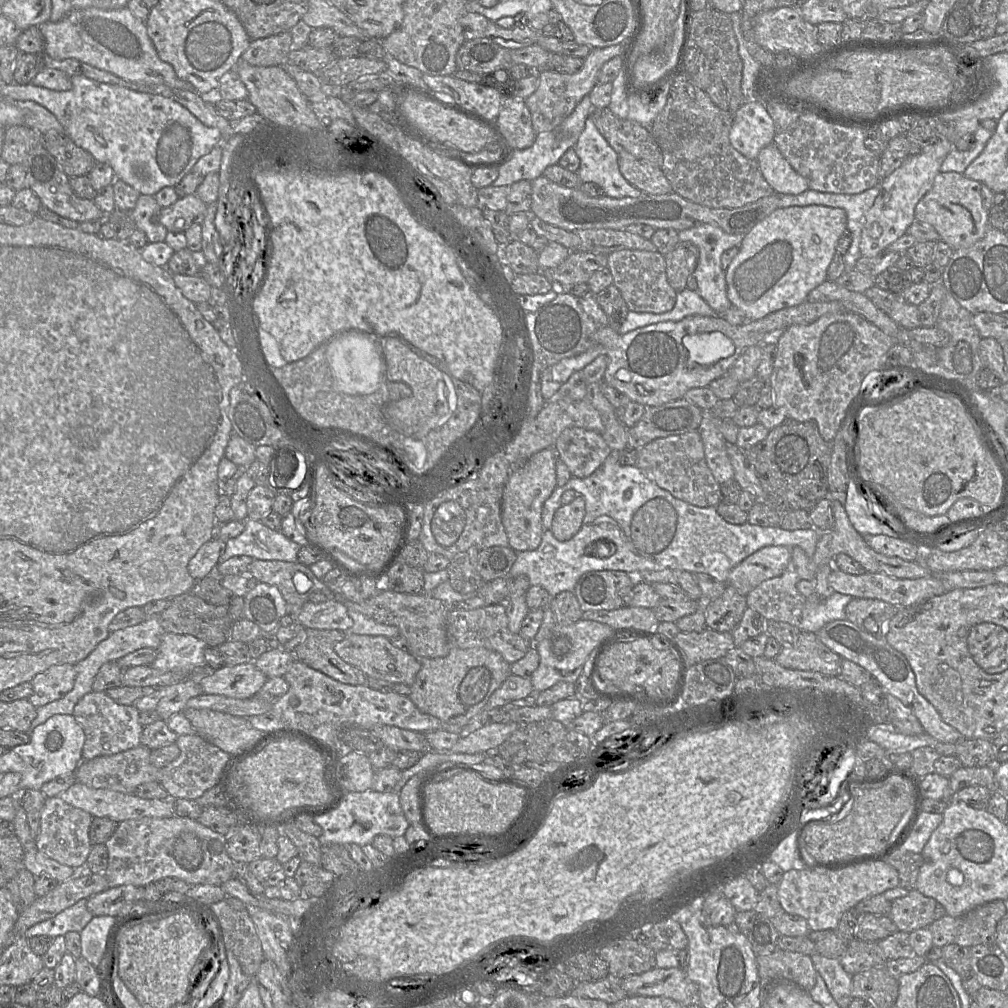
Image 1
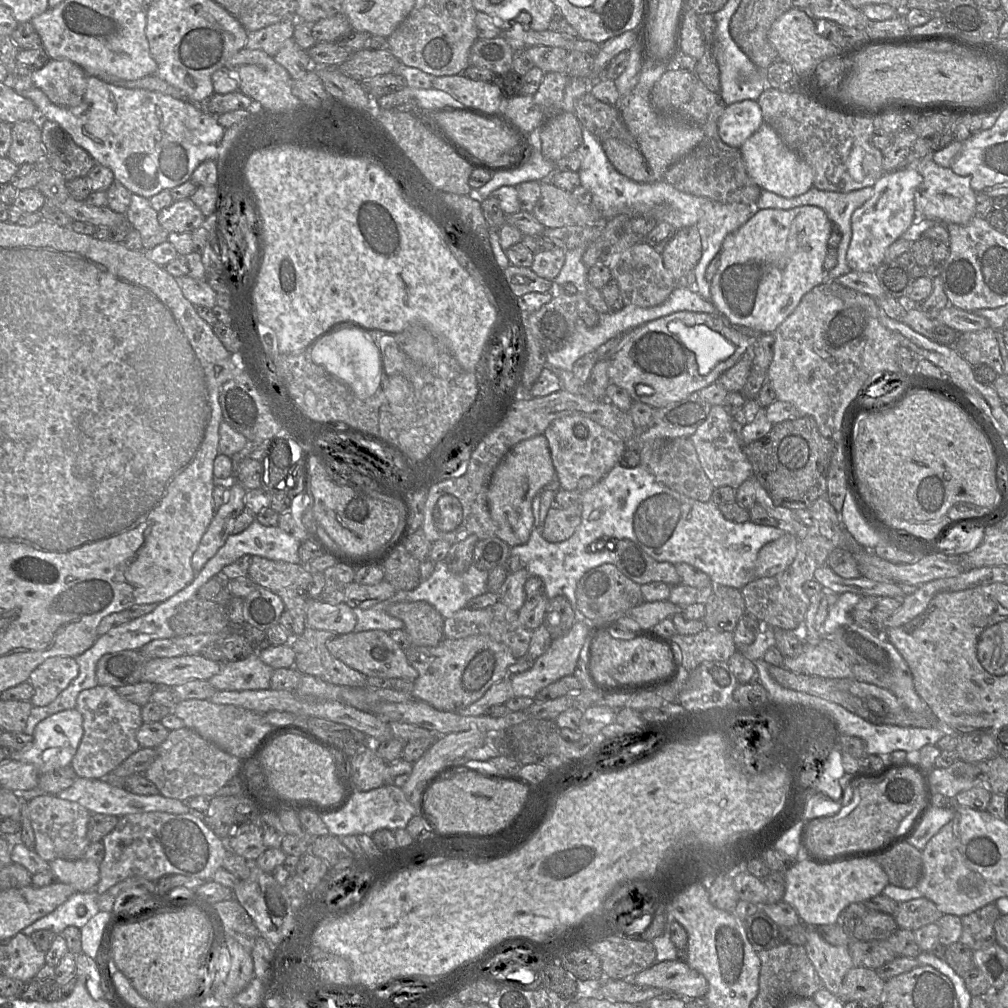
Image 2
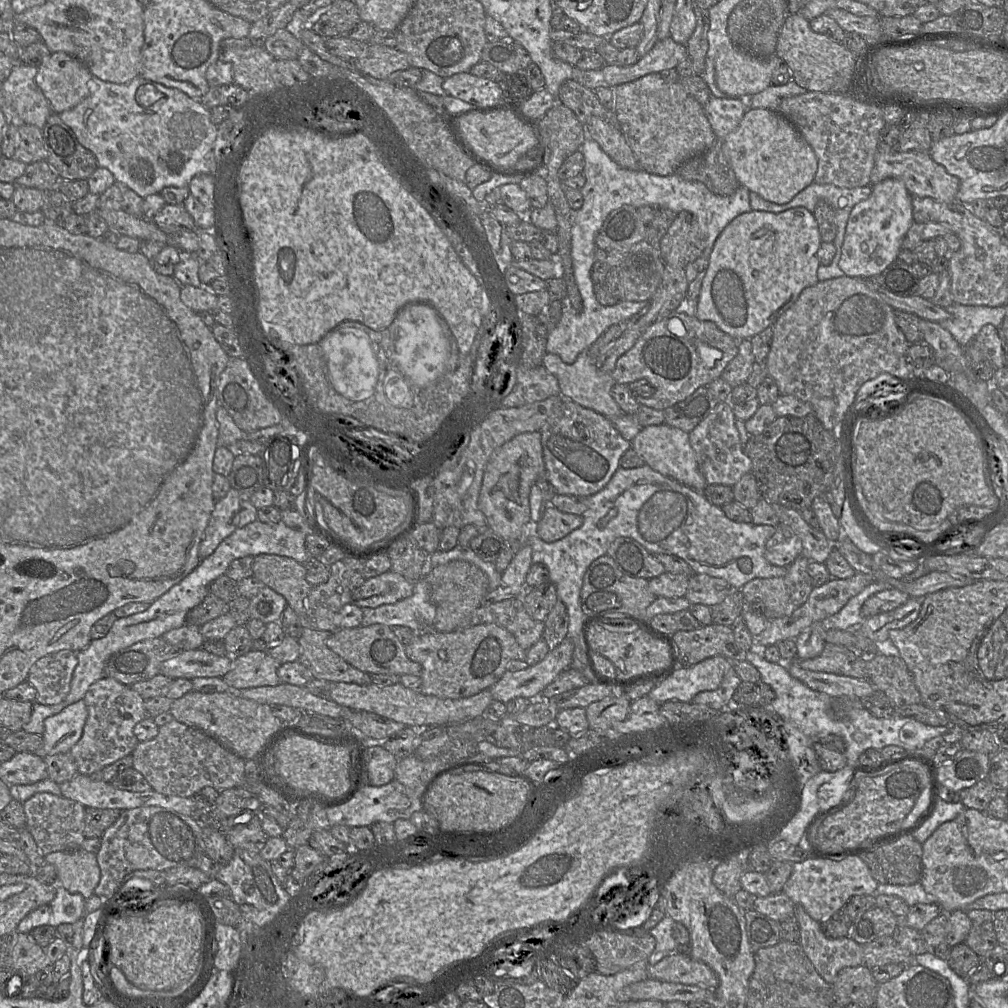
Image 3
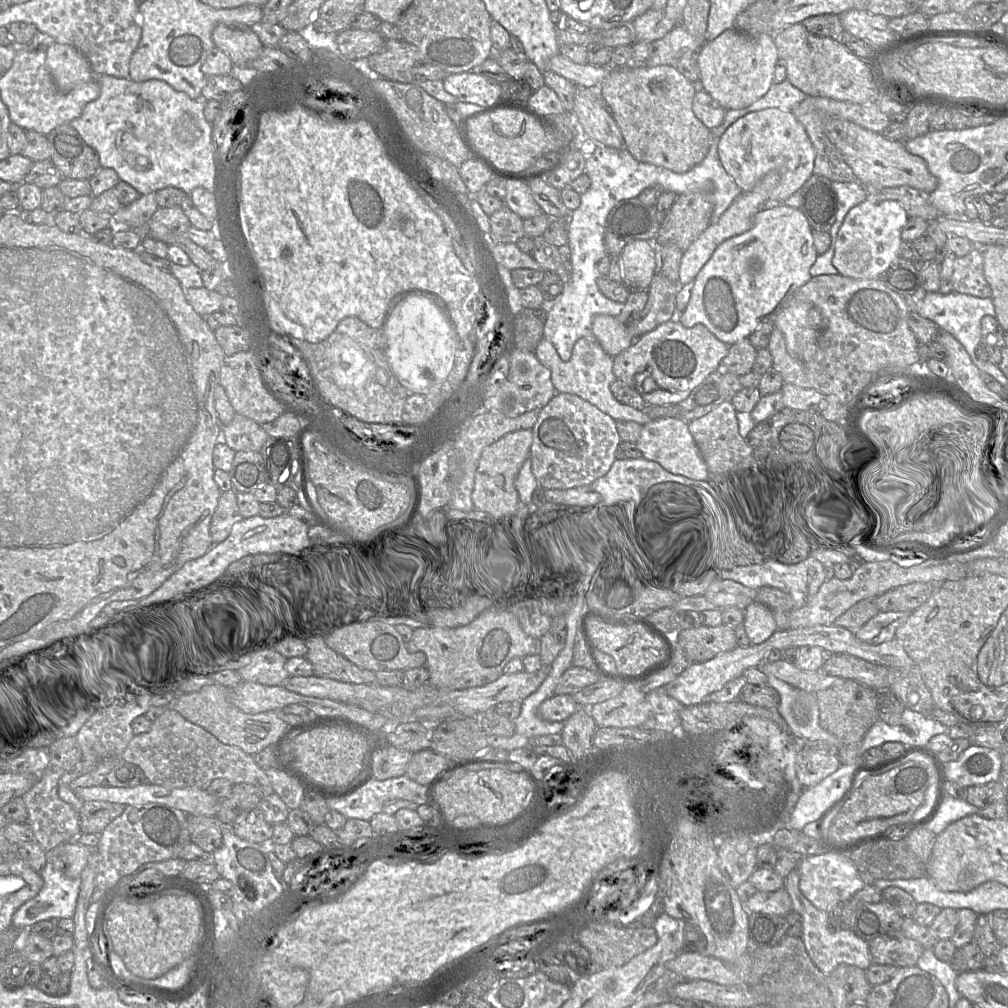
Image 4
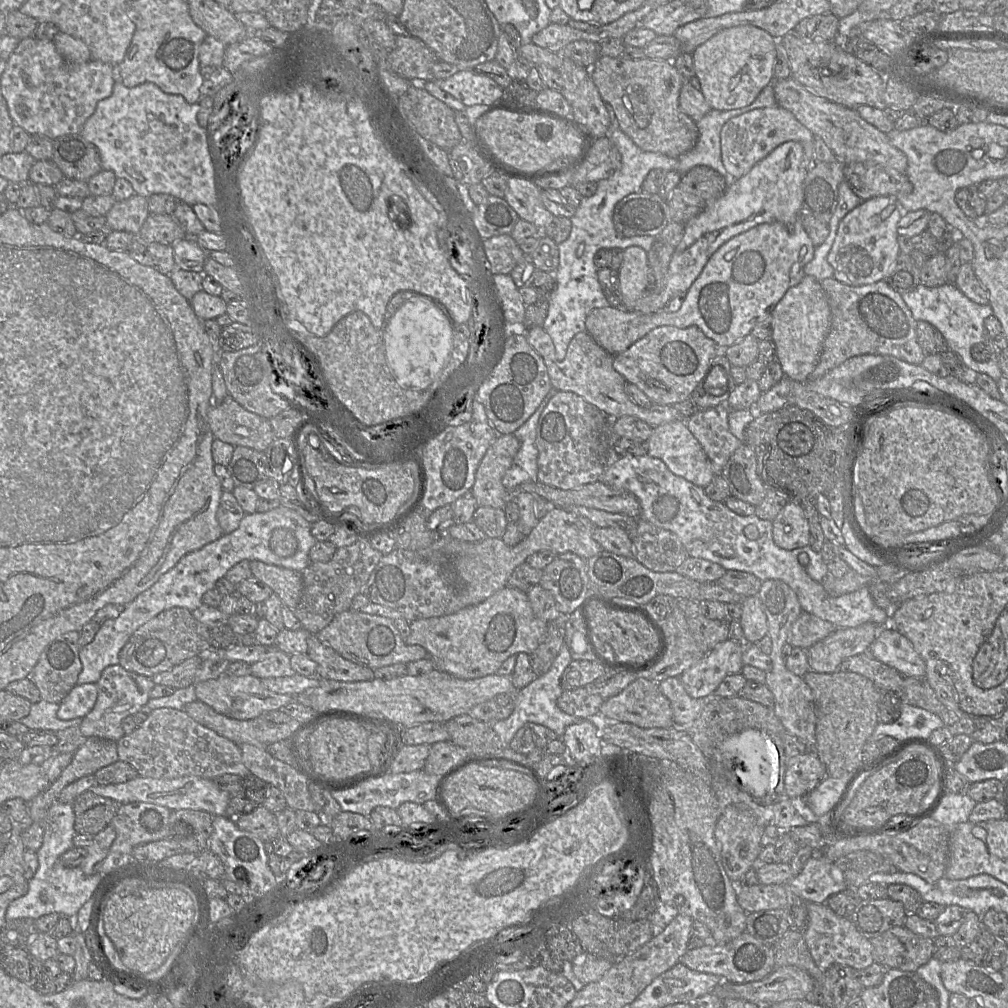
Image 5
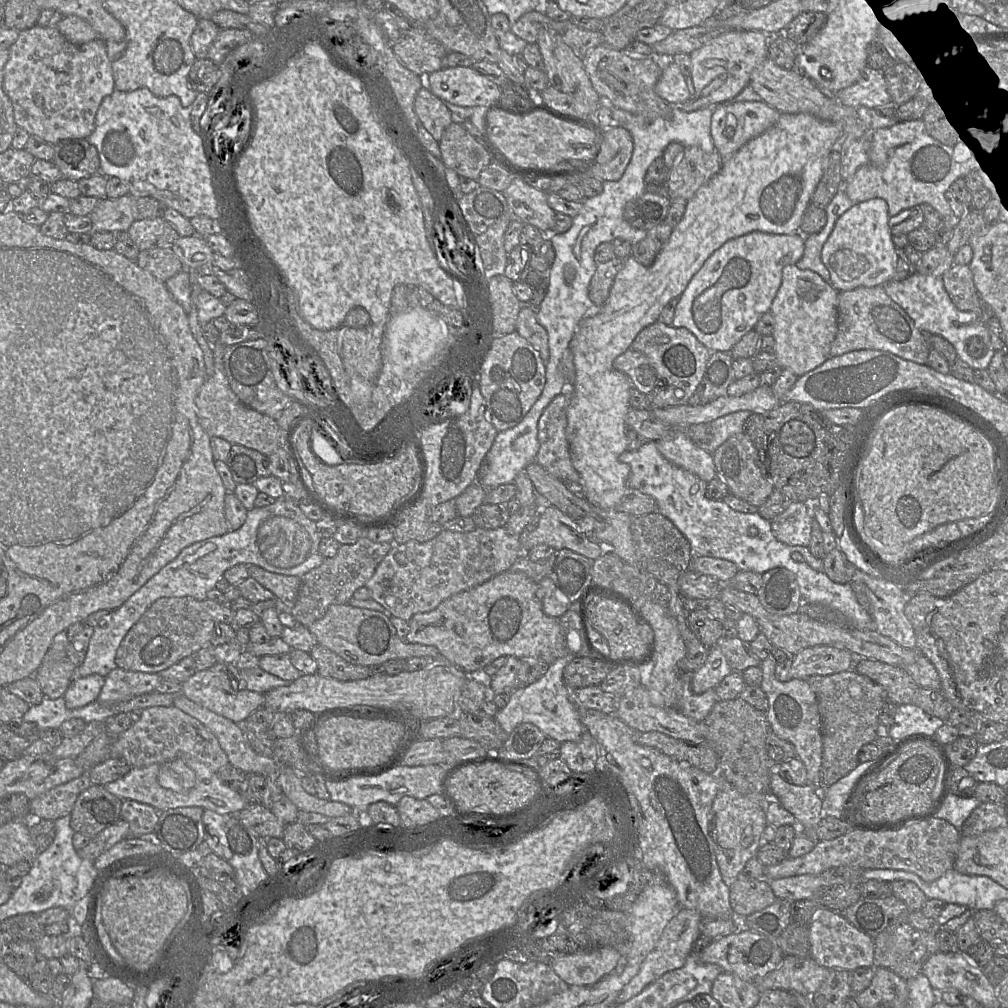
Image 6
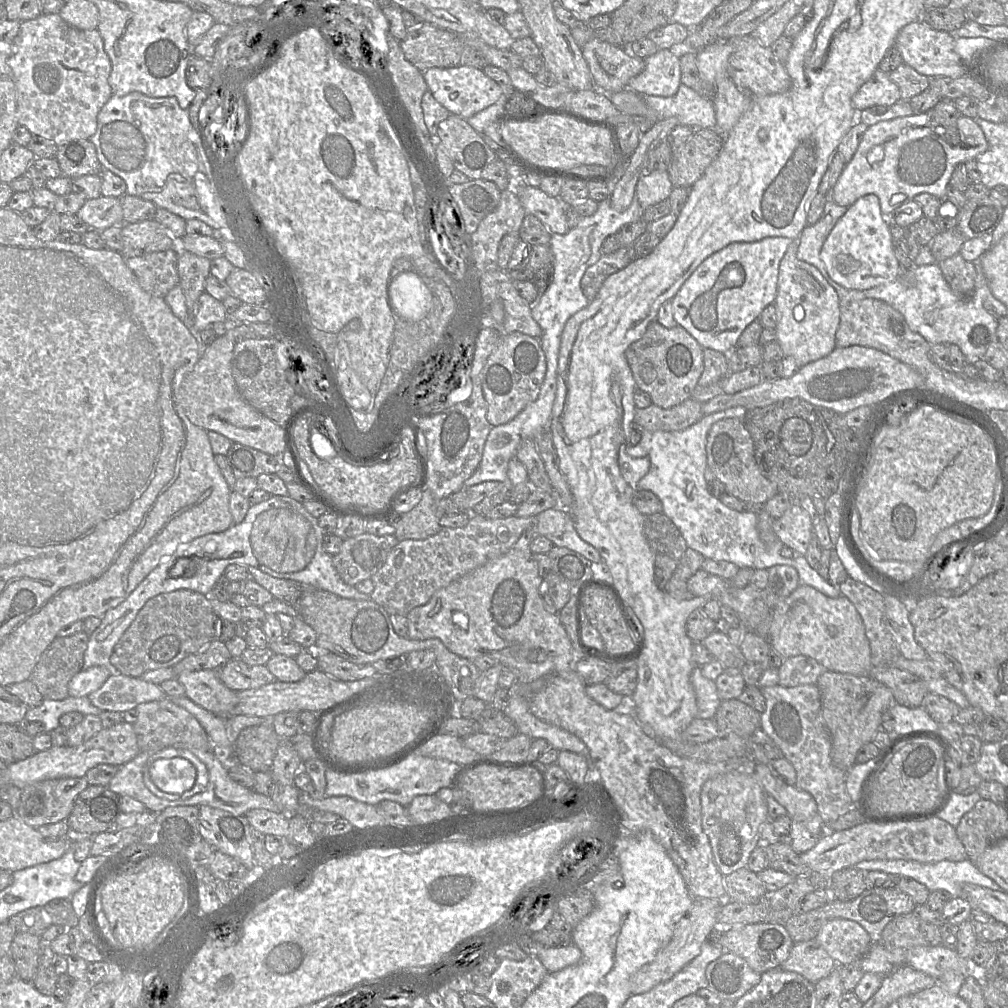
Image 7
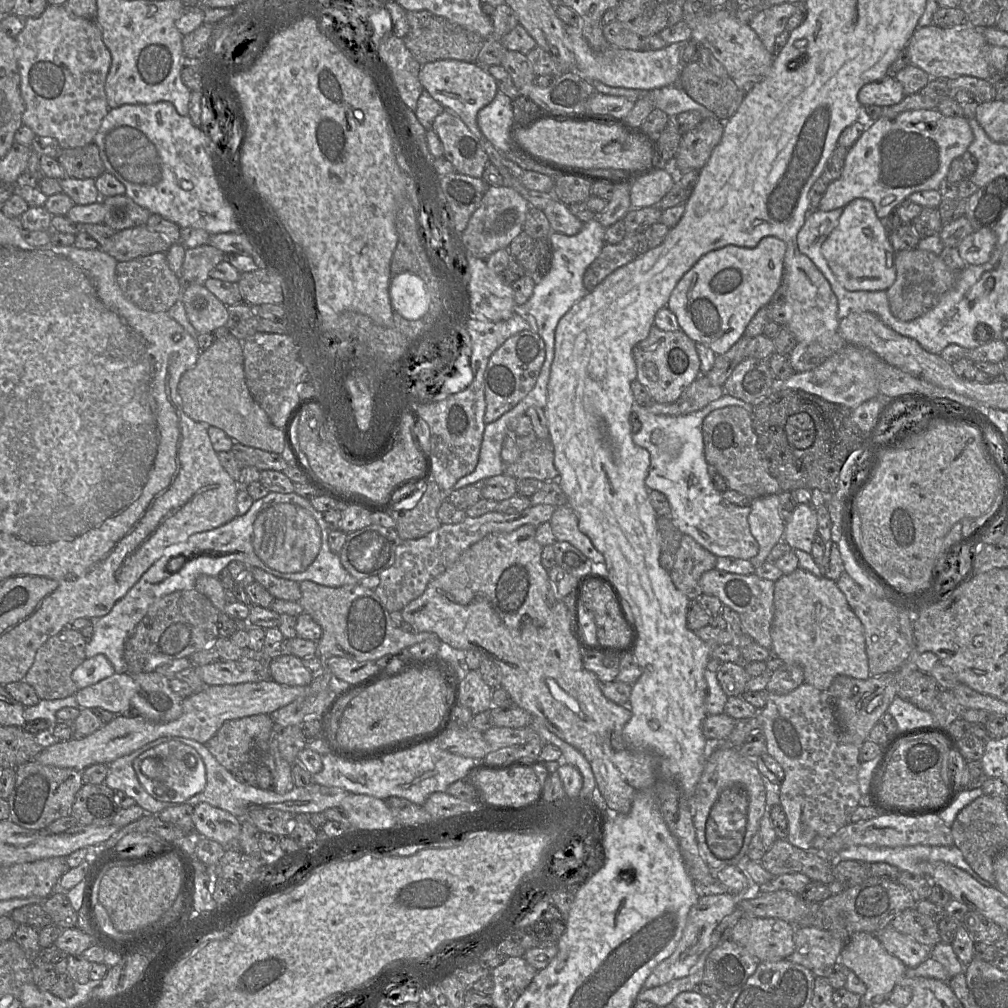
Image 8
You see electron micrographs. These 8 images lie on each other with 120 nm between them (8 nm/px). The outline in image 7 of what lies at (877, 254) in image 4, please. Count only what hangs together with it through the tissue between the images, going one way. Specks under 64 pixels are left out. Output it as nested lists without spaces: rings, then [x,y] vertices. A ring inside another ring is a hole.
[[[865,195],[848,207],[826,238],[820,259],[829,277],[846,289],[867,290],[898,278],[901,265],[894,254],[888,219],[883,217],[876,195]]]

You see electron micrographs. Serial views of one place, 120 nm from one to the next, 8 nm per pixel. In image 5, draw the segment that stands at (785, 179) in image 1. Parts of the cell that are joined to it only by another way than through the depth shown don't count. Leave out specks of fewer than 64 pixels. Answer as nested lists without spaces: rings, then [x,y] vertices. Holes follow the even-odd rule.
[[[779,106],[751,110],[729,119],[723,125],[720,133],[723,166],[733,179],[739,179],[776,147],[788,141],[796,141],[802,145],[803,167],[809,171],[815,157],[814,134],[802,125],[790,111]]]

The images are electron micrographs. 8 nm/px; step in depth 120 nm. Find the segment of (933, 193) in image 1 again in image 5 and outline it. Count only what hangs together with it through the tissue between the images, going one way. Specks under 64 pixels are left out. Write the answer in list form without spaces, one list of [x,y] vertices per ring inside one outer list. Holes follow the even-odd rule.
[[[791,77],[774,80],[773,88],[777,105],[790,111],[814,136],[819,136],[834,152],[837,160],[841,160],[845,166],[846,163],[859,162],[893,169],[900,173],[906,172],[906,155],[890,142],[886,133],[864,120],[855,109],[820,97]]]

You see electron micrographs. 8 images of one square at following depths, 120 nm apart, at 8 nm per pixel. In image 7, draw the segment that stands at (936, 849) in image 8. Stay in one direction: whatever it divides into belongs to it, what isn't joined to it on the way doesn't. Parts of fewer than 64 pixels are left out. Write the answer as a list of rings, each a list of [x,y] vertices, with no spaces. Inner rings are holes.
[[[968,859],[959,862],[942,860],[936,863],[920,863],[914,860],[865,860],[858,862],[854,868],[867,872],[872,870],[882,871],[892,875],[906,876],[923,884],[930,892],[936,890],[946,891],[951,897],[962,897],[964,884],[970,883],[993,890],[1001,890],[989,877],[981,873],[974,863]]]

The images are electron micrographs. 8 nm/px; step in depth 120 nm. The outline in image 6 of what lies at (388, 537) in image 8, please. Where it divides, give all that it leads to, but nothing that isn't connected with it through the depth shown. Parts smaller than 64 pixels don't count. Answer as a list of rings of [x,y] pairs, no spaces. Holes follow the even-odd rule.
[[[361,536],[353,544],[341,544],[335,556],[325,558],[322,564],[310,570],[301,578],[297,599],[293,606],[288,609],[296,622],[308,627],[321,619],[329,606],[349,603],[353,598],[353,593],[358,588],[365,586],[378,564],[394,544],[394,537],[392,542],[377,543],[367,536]]]

